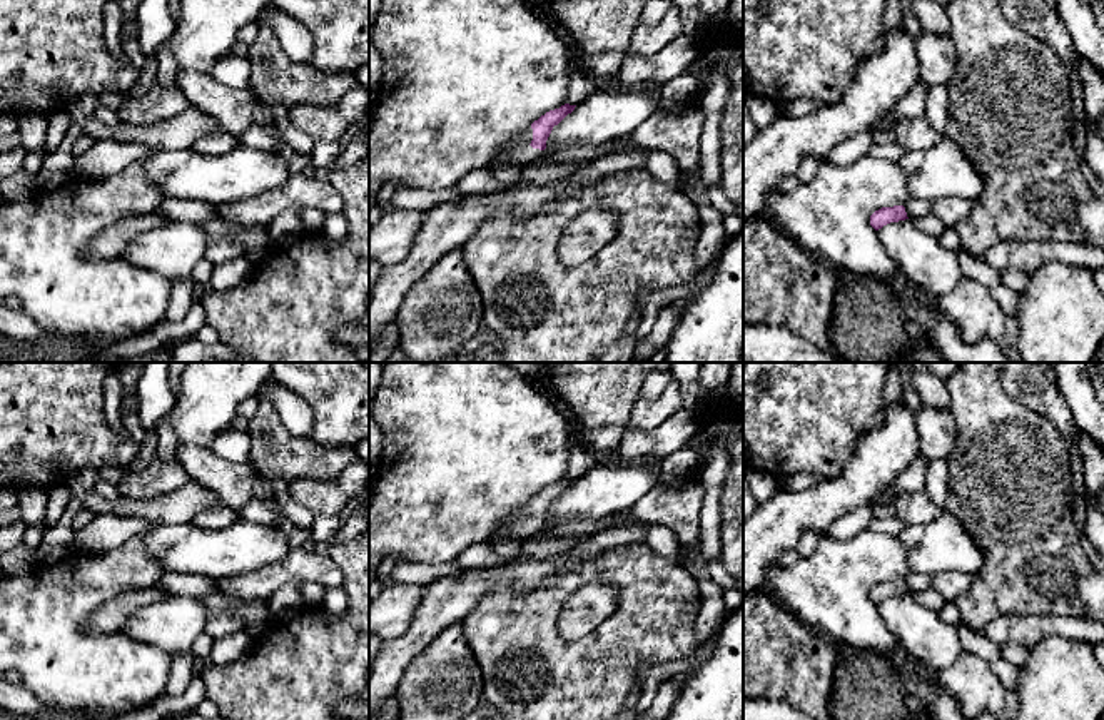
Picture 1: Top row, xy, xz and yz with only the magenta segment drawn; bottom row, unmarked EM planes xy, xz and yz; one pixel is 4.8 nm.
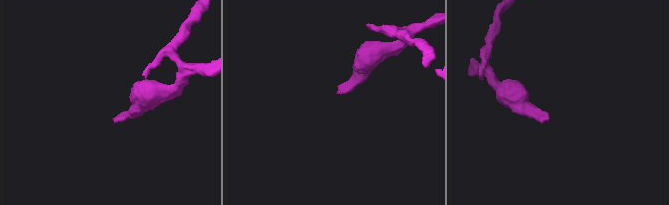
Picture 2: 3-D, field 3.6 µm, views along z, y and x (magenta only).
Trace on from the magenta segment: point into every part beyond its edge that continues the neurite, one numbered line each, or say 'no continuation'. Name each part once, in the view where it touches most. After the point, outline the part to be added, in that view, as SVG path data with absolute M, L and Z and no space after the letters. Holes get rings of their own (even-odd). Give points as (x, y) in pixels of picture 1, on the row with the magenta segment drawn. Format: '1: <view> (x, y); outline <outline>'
1: xz (520, 152); outline M528 127L523 134L519 134L508 149L494 155L491 165L498 167L516 167L528 165L538 159L541 159L543 150L533 149L529 144L533 140L533 129Z

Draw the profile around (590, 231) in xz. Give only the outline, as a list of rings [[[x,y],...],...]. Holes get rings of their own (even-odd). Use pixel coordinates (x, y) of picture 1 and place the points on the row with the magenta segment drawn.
[[[601,207],[583,210],[566,224],[558,257],[565,266],[576,267],[611,242],[618,231],[615,212]]]

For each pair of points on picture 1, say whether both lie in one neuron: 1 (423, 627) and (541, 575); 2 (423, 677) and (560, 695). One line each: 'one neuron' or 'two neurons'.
1: one neuron
2: two neurons

